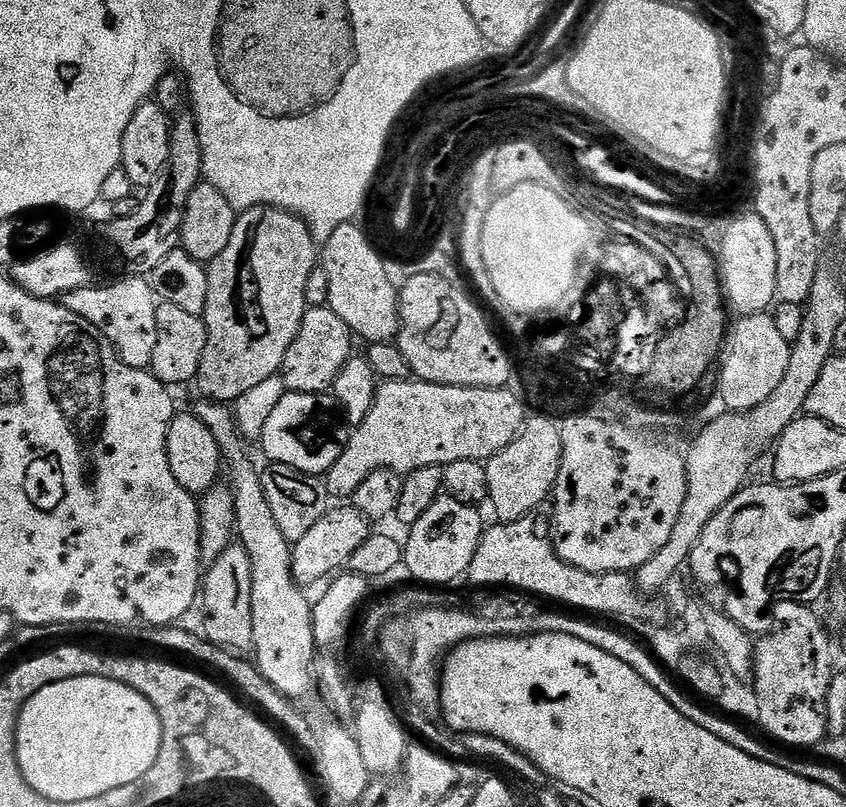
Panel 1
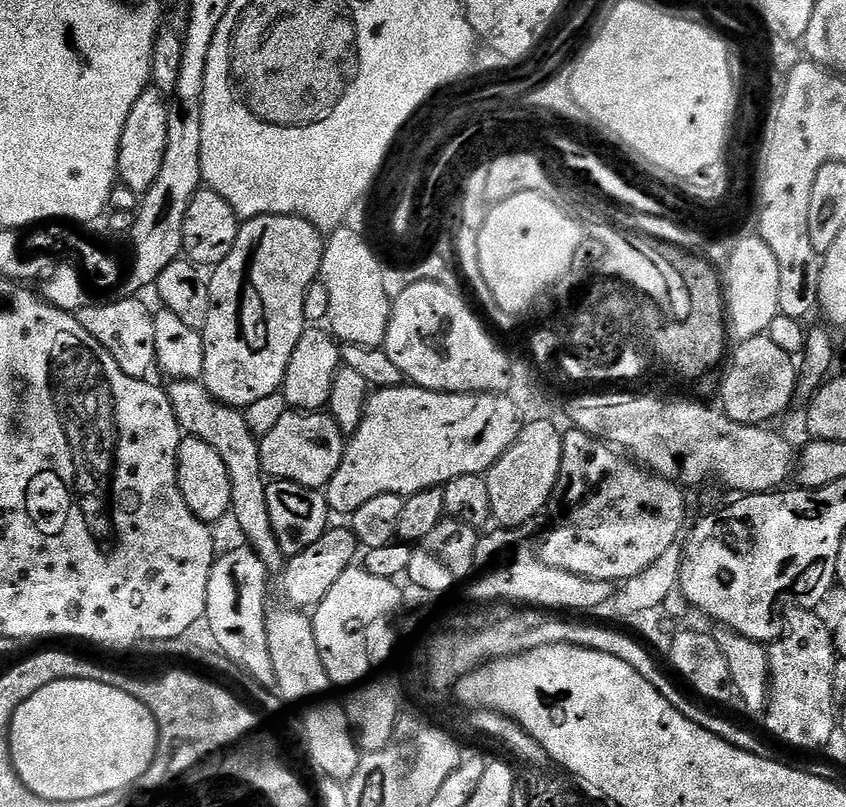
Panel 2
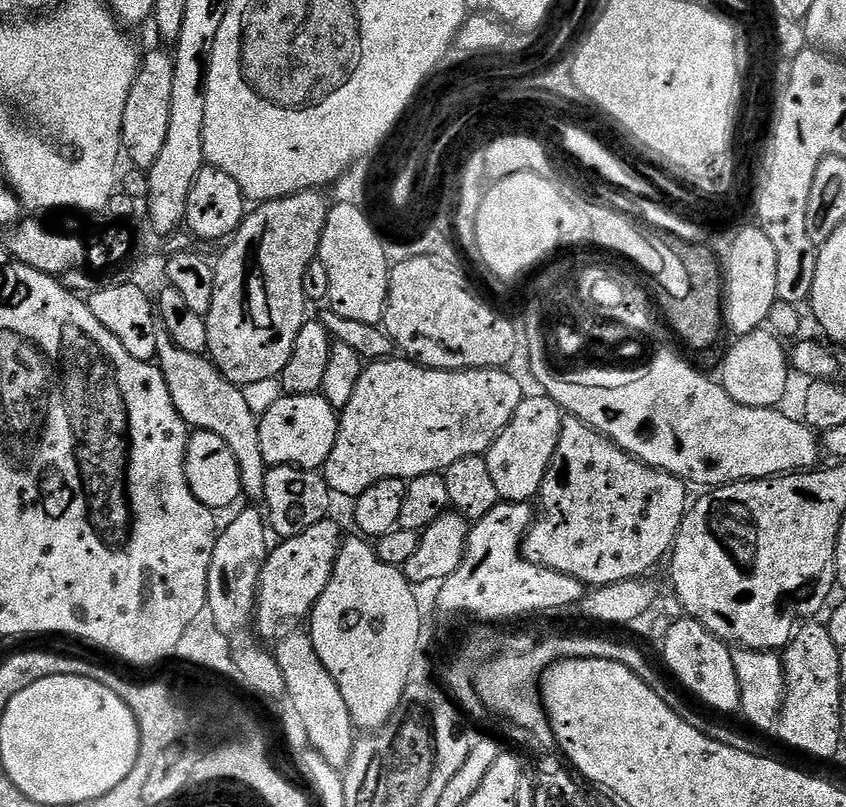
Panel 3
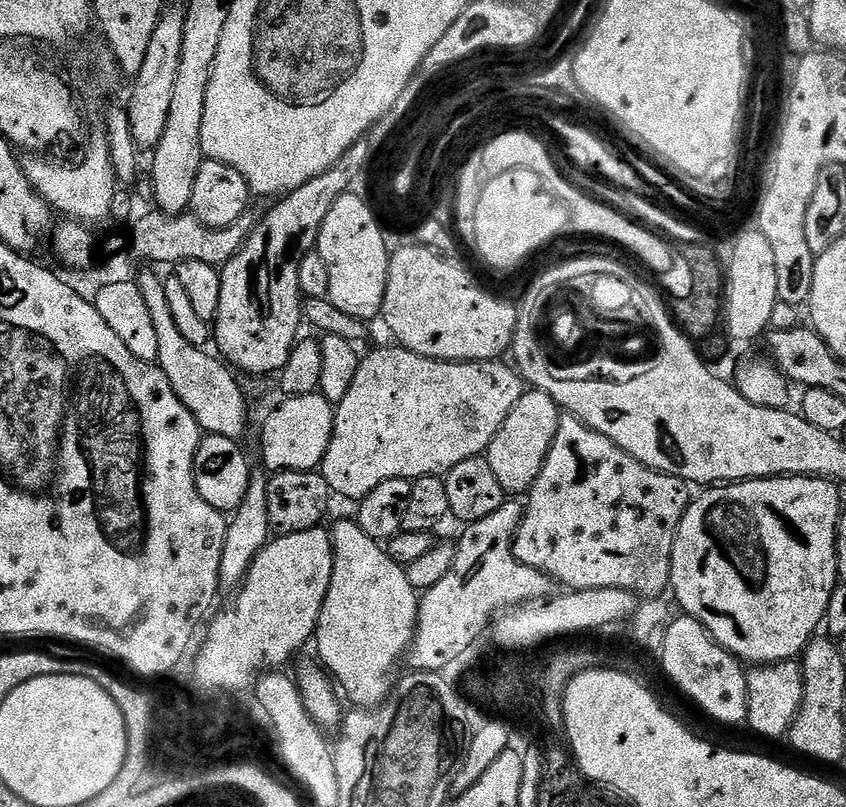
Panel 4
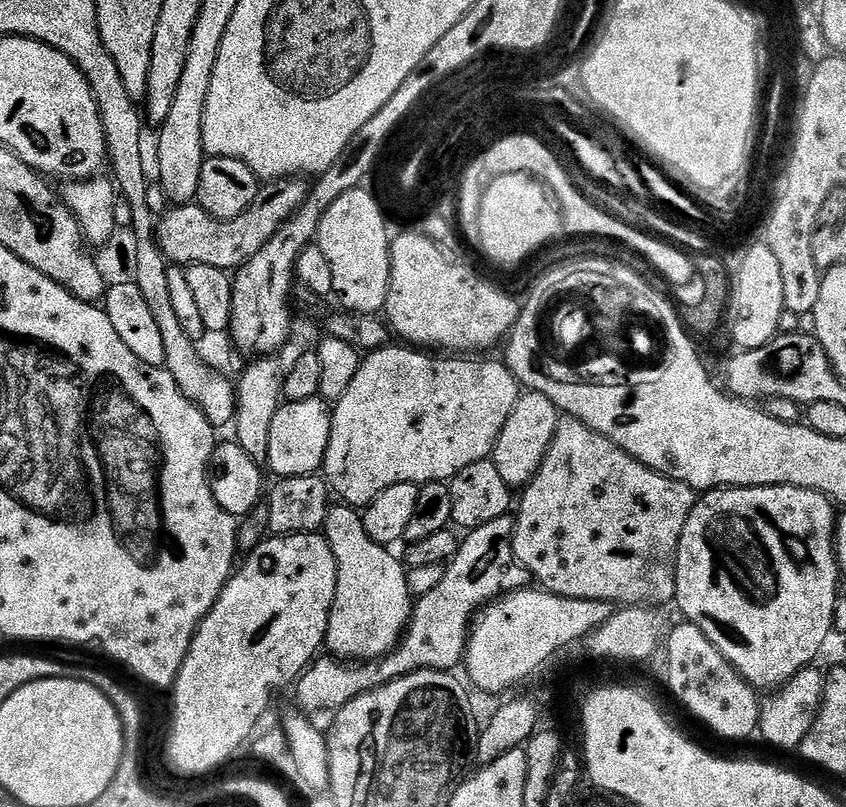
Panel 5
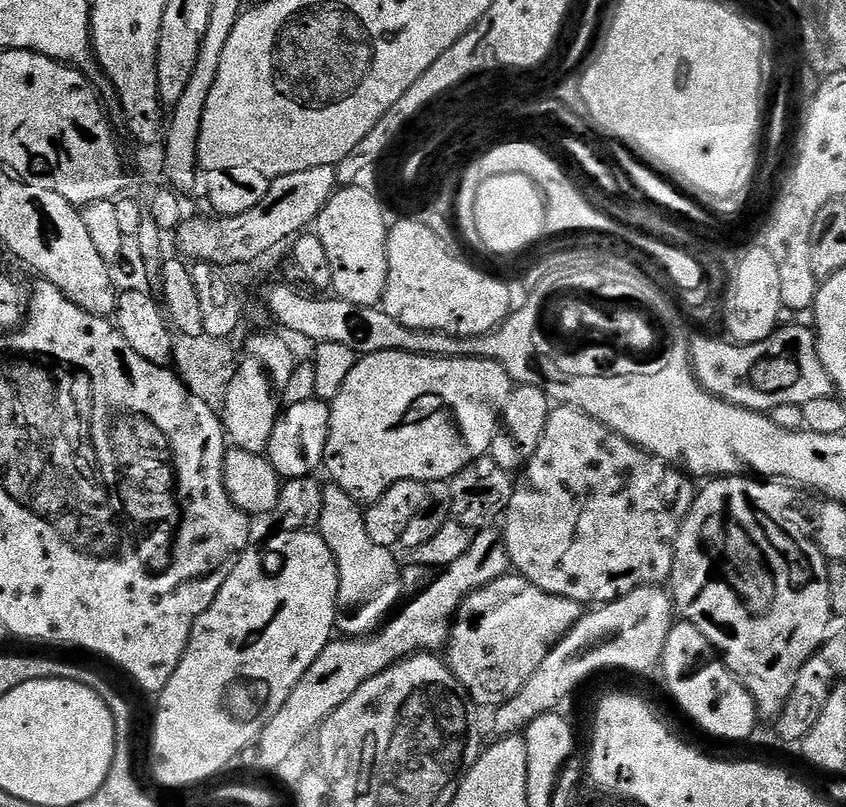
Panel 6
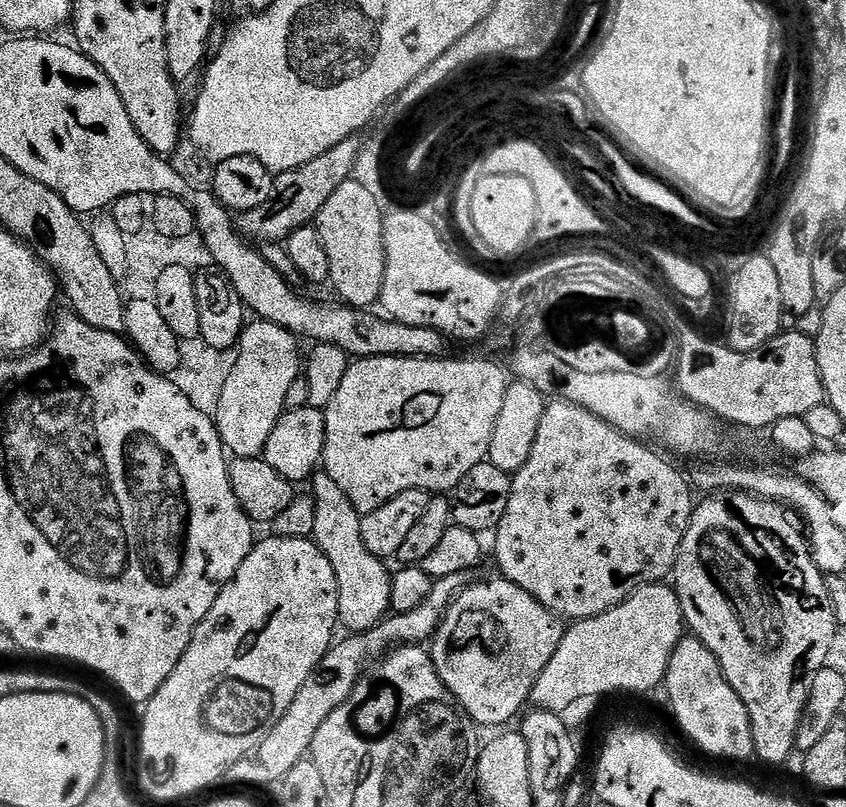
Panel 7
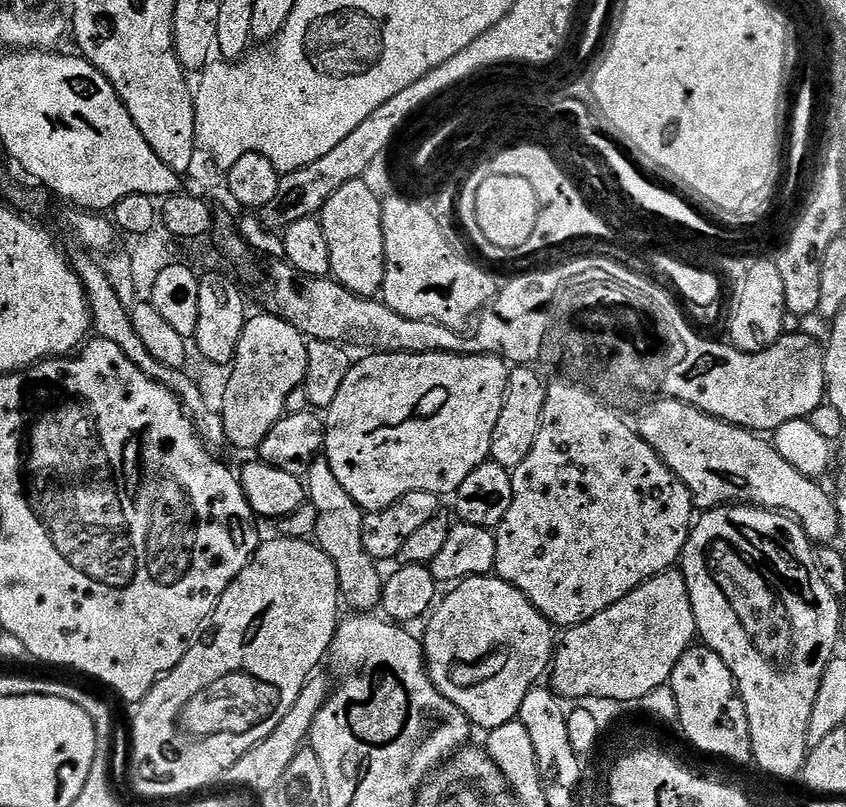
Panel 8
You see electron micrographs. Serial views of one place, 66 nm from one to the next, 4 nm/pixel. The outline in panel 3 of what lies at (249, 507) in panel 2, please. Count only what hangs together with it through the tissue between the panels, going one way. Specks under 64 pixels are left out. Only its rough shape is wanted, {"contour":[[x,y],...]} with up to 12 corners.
{"contour":[[163,328],[158,367],[179,416],[218,434],[243,495],[261,501],[268,467],[259,417],[209,357]]}

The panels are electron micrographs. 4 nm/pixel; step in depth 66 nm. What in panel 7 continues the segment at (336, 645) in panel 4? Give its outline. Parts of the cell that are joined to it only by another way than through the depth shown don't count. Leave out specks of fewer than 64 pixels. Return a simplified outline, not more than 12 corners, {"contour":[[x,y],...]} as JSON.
{"contour":[[313,475],[311,539],[338,578],[339,623],[375,628],[392,607],[389,565],[362,542],[361,513]]}

